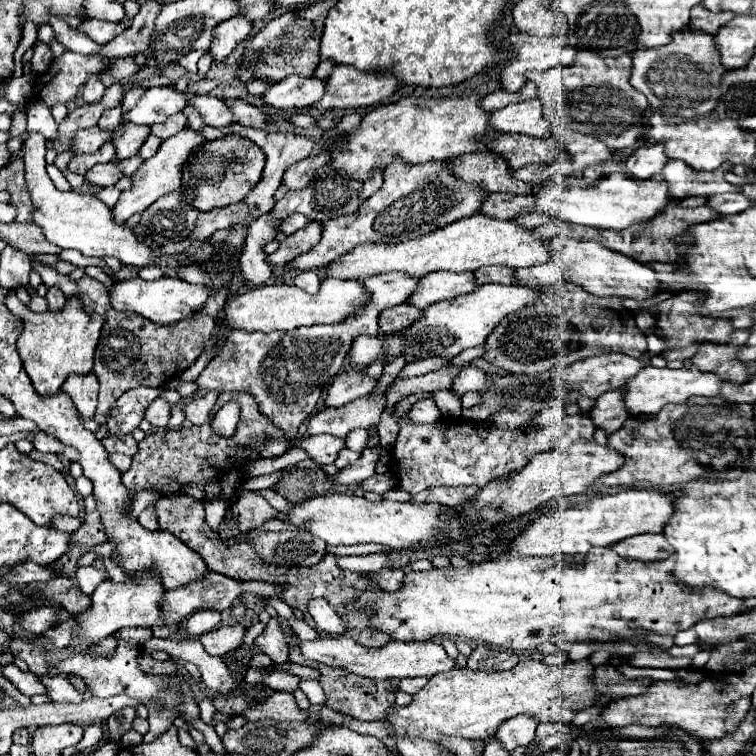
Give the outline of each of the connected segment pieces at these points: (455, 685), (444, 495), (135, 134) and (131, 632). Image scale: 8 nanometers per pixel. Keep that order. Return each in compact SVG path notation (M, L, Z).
M523 660L509 672L483 672L483 670L451 670L433 676L415 696L409 706L395 706L393 714L387 716L387 722L393 724L395 736L417 736L425 740L439 740L441 736L459 736L459 738L471 738L471 740L487 740L497 732L497 726L501 722L519 716L519 714L531 714L537 716L539 722L557 722L557 724L569 724L573 716L579 710L585 710L595 704L597 698L597 684L593 676L593 666L587 664L587 660L571 662L559 666L547 666L541 660Z
M459 486L459 488L429 488L421 494L415 494L415 502L439 502L445 506L459 506L467 500L471 500L481 488L477 486Z
M123 124L117 128L117 132L113 134L113 144L117 148L117 158L131 158L139 152L139 148L143 146L145 138L149 136L149 126L139 126L139 124Z
M125 628L125 630L119 630L115 634L117 640L135 640L137 644L145 644L149 638L151 638L151 630L149 628Z

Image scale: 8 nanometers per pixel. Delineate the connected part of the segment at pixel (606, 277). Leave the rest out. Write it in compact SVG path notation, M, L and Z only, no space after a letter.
M553 238L545 242L551 254L551 260L547 264L529 266L529 268L517 268L517 280L515 284L525 284L533 288L545 288L553 286L561 280L573 282L577 286L583 286L589 294L597 296L619 296L619 298L631 298L631 300L647 300L655 294L659 294L659 284L653 280L653 268L647 264L637 262L635 258L609 250L597 242L577 242L577 240L561 240Z

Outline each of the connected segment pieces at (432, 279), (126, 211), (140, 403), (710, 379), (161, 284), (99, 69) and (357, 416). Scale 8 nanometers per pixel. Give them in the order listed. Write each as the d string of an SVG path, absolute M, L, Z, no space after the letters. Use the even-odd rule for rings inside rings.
M433 272L421 278L417 290L409 296L409 302L421 310L427 306L441 302L441 300L453 300L457 296L469 294L477 288L475 274L453 274L453 272Z
M183 128L181 132L177 132L175 136L167 138L161 142L161 148L157 150L157 154L149 160L145 160L141 164L141 168L137 170L137 174L133 174L133 188L123 192L119 202L115 204L113 208L113 216L117 222L125 222L131 214L137 214L137 212L145 212L157 198L161 198L163 194L167 192L173 192L177 188L181 188L181 182L183 182L183 166L187 164L187 160L191 158L191 154L201 146L205 144L205 136L193 128Z
M133 388L127 390L111 410L107 418L107 428L113 434L129 434L143 420L147 404L151 404L161 394L161 388Z
M687 364L679 370L645 366L637 376L633 376L631 380L625 382L625 386L627 386L625 406L633 416L637 416L637 414L655 414L665 404L685 404L691 396L719 396L721 382L723 382L721 376L701 372L693 364Z
M163 276L155 282L147 282L143 278L123 280L123 282L117 282L109 294L111 294L113 308L125 310L129 314L141 314L143 318L149 318L151 322L157 322L161 326L167 326L169 322L181 322L181 320L201 312L201 308L205 306L205 302L209 298L207 286L189 284L181 278L167 278L167 276Z
M65 52L61 58L53 60L47 74L37 78L35 96L45 100L47 106L55 102L69 102L75 98L79 88L93 74L101 76L109 68L109 58L105 56L83 56L75 52Z
M391 386L383 392L371 392L365 398L357 398L353 402L347 402L339 408L323 408L321 412L313 414L307 432L311 436L315 434L331 434L345 438L355 428L369 428L377 426L379 418L387 406L387 394Z

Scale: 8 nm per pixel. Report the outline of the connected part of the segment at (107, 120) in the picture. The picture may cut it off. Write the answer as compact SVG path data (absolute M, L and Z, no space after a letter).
M115 106L113 110L105 110L105 114L99 118L99 126L105 128L105 130L113 130L119 124L121 116L123 116L121 106Z

